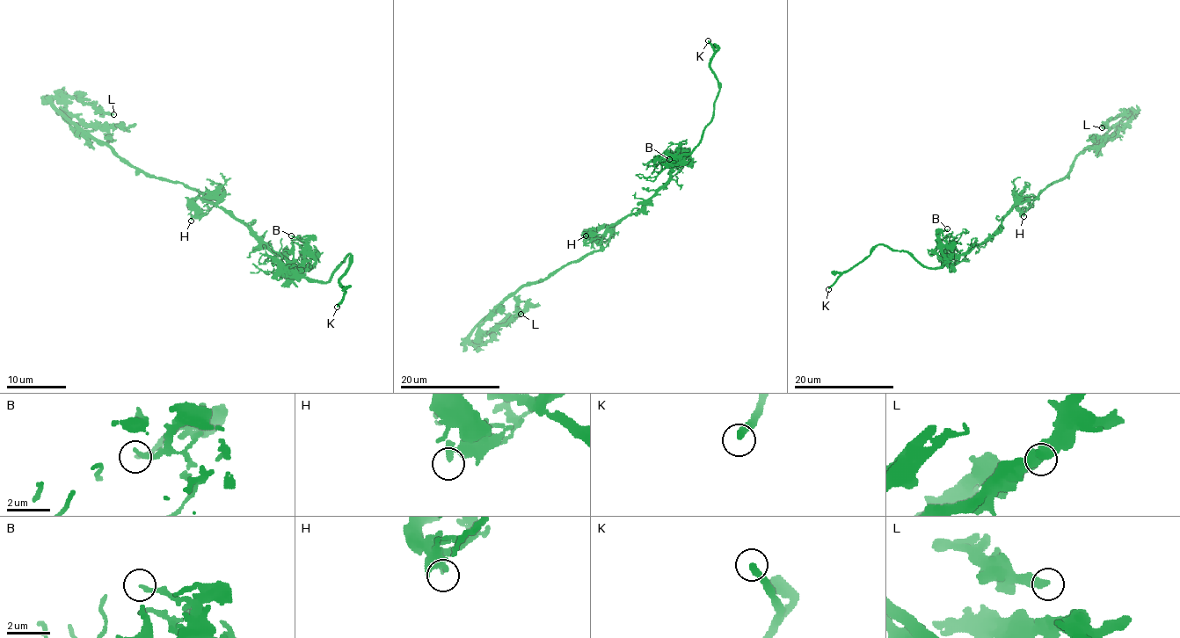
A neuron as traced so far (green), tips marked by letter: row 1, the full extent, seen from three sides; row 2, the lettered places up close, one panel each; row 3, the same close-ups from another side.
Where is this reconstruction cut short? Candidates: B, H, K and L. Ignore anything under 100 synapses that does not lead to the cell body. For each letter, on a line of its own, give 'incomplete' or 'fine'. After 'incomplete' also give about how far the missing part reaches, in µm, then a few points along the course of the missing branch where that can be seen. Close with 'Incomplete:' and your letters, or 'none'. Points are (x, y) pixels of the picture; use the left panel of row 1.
B: fine
H: fine
K: incomplete; about 15 µm are missing; missing branch runs (337, 307), (334, 315), (340, 335), (355, 350), (357, 359)
L: fine
Incomplete: K

